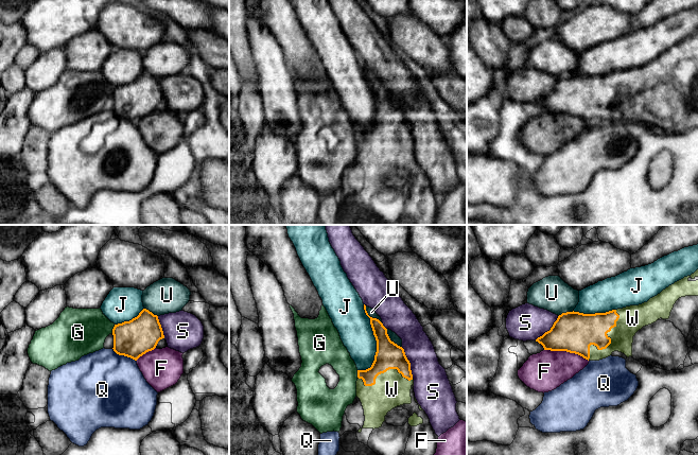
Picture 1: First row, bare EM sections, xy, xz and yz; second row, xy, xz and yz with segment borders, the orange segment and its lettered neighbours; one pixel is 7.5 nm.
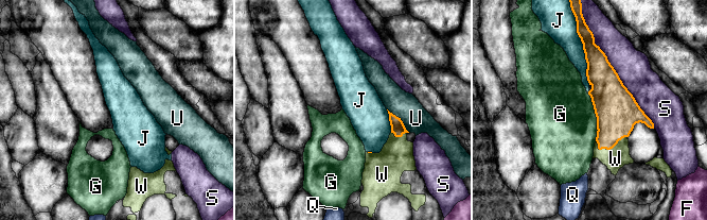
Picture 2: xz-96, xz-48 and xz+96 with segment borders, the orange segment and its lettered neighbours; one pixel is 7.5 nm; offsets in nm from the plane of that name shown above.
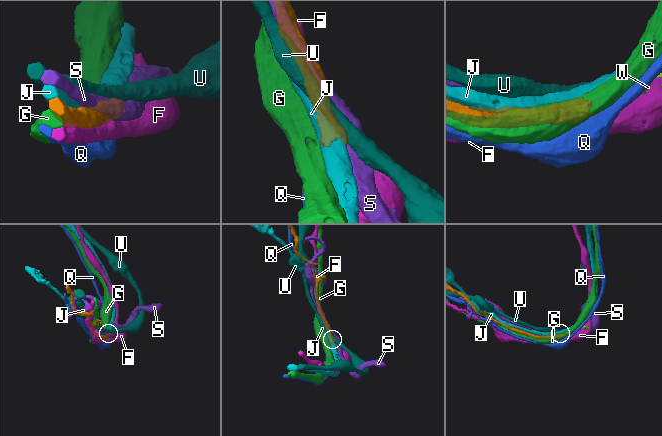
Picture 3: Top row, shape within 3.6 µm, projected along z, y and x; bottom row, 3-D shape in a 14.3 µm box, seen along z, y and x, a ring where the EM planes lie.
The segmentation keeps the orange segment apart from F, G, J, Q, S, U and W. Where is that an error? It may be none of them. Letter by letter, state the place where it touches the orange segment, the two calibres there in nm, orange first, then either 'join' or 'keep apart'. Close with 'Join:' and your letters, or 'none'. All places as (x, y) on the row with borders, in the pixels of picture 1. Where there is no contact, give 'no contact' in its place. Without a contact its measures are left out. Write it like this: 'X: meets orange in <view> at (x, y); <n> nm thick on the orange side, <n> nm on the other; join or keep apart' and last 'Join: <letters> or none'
F: meets orange in yz at (566, 351); 320 nm thick on the orange side, 300 nm on the other; keep apart
G: meets orange in xy at (112, 329); 280 nm thick on the orange side, 360 nm on the other; keep apart
J: meets orange in xz at (377, 342); 200 nm thick on the orange side, 260 nm on the other; keep apart
Q: meets orange in xy at (123, 354); 280 nm thick on the orange side, 480 nm on the other; keep apart
S: meets orange in xz at (409, 363); 200 nm thick on the orange side, 280 nm on the other; keep apart
U: meets orange in xz at (371, 317); 140 nm thick on the orange side, 60 nm on the other; keep apart
W: meets orange in yz at (609, 344); 280 nm thick on the orange side, 190 nm on the other; join
Join: W

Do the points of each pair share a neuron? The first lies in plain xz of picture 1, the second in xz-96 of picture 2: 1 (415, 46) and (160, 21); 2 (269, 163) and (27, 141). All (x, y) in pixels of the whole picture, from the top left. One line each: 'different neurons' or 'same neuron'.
1: same neuron
2: different neurons

